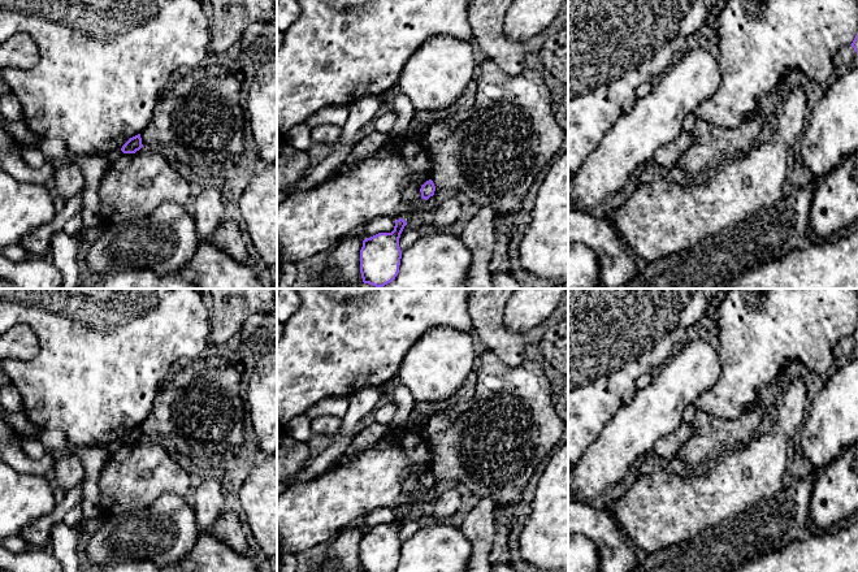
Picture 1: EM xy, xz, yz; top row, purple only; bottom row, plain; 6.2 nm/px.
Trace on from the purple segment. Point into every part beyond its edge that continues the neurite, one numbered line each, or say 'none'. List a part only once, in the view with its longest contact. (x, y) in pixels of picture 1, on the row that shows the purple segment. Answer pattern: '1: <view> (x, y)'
none

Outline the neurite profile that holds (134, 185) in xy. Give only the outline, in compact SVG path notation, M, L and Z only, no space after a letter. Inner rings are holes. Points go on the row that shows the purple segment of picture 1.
M142 147L135 153L122 153L110 162L98 188L99 213L105 225L150 216L161 203L172 200L186 205L194 187L166 161L150 148Z

